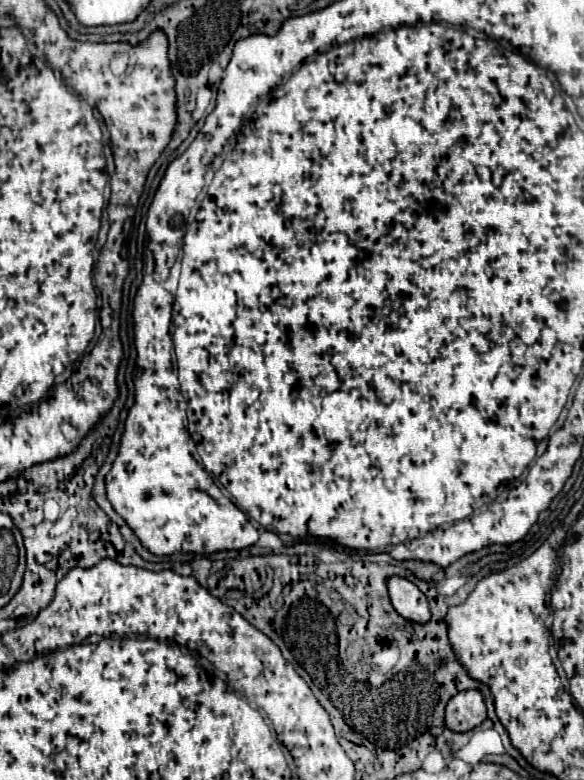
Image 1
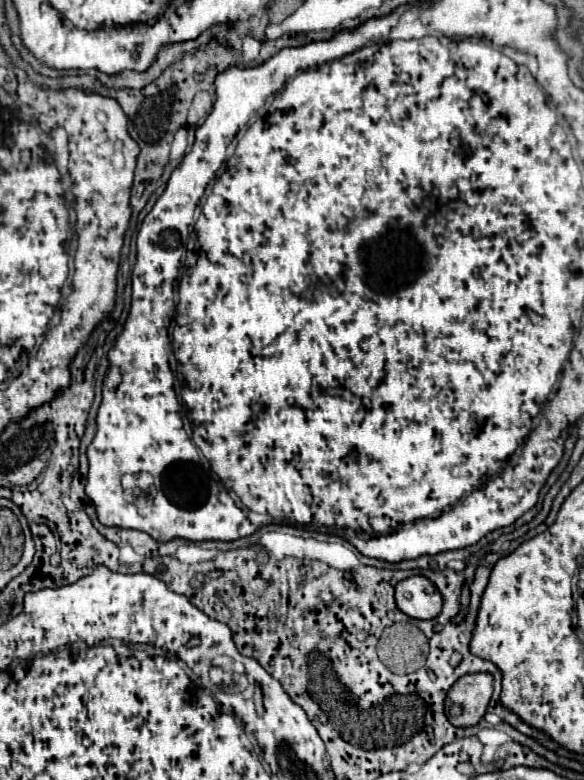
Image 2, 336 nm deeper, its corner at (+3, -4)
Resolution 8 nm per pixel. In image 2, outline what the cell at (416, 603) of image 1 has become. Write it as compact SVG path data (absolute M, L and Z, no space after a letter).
M421 575L397 583L395 601L397 607L413 619L435 619L443 607L443 599L437 587Z

